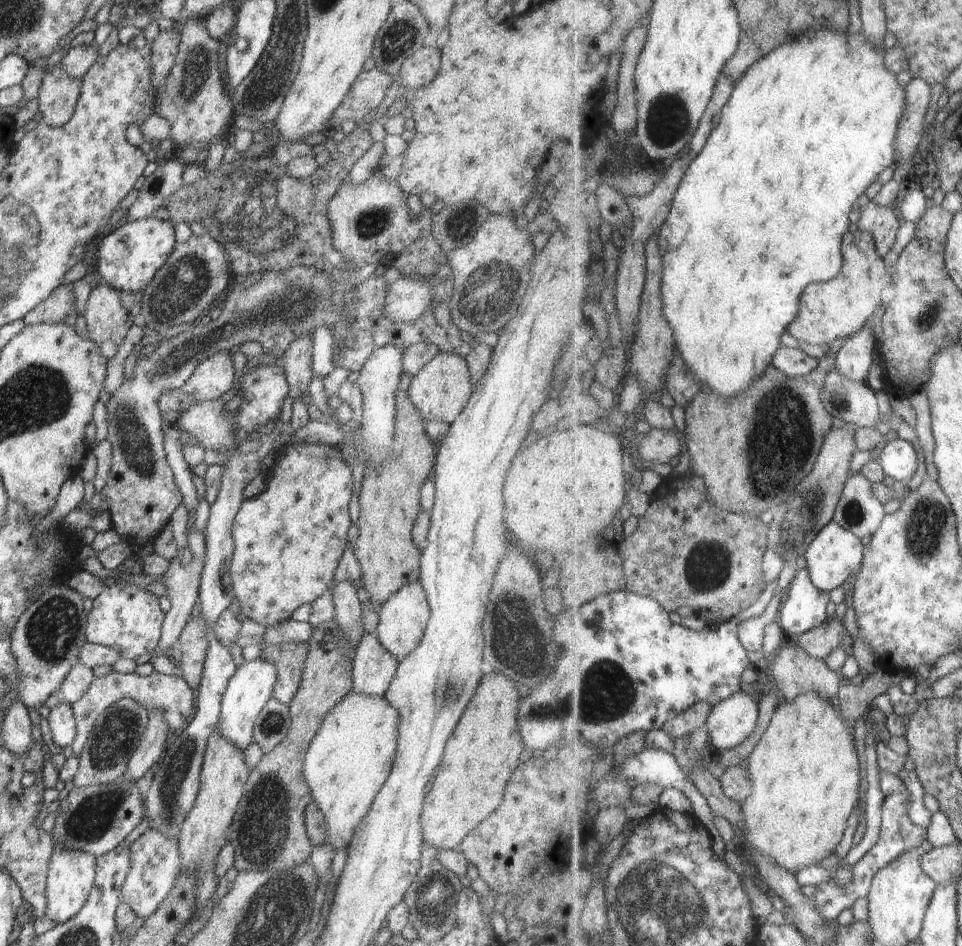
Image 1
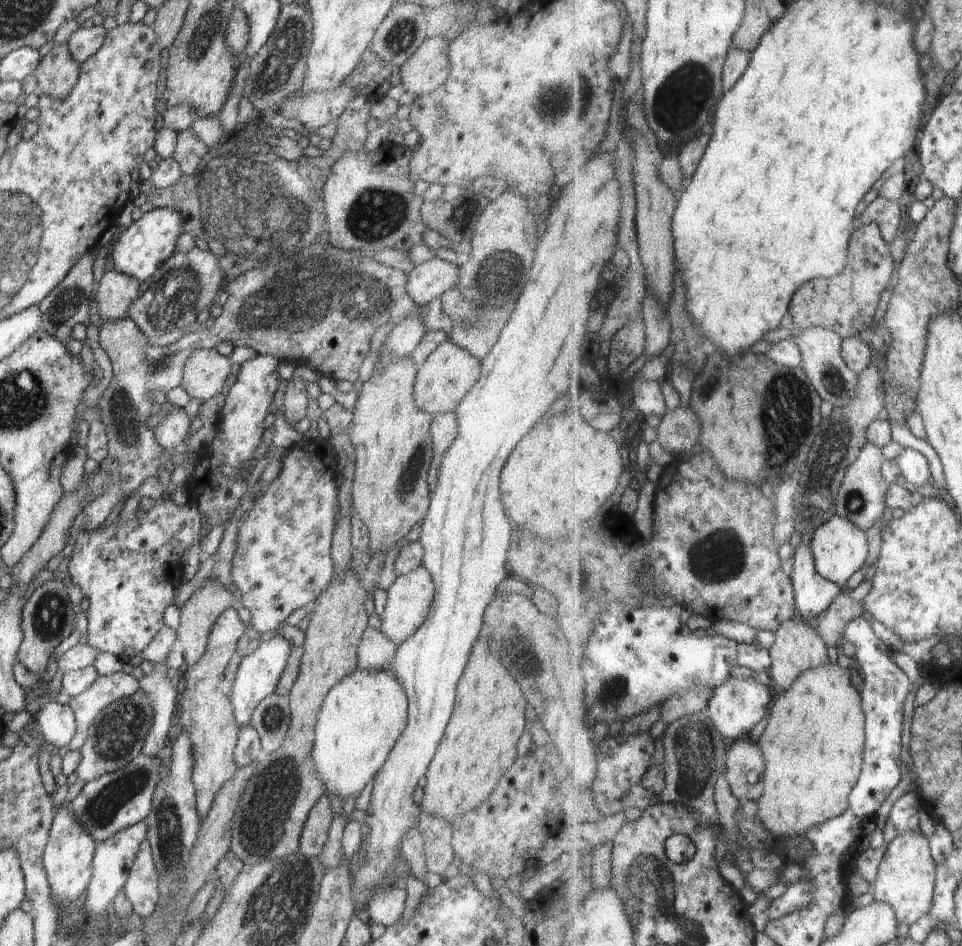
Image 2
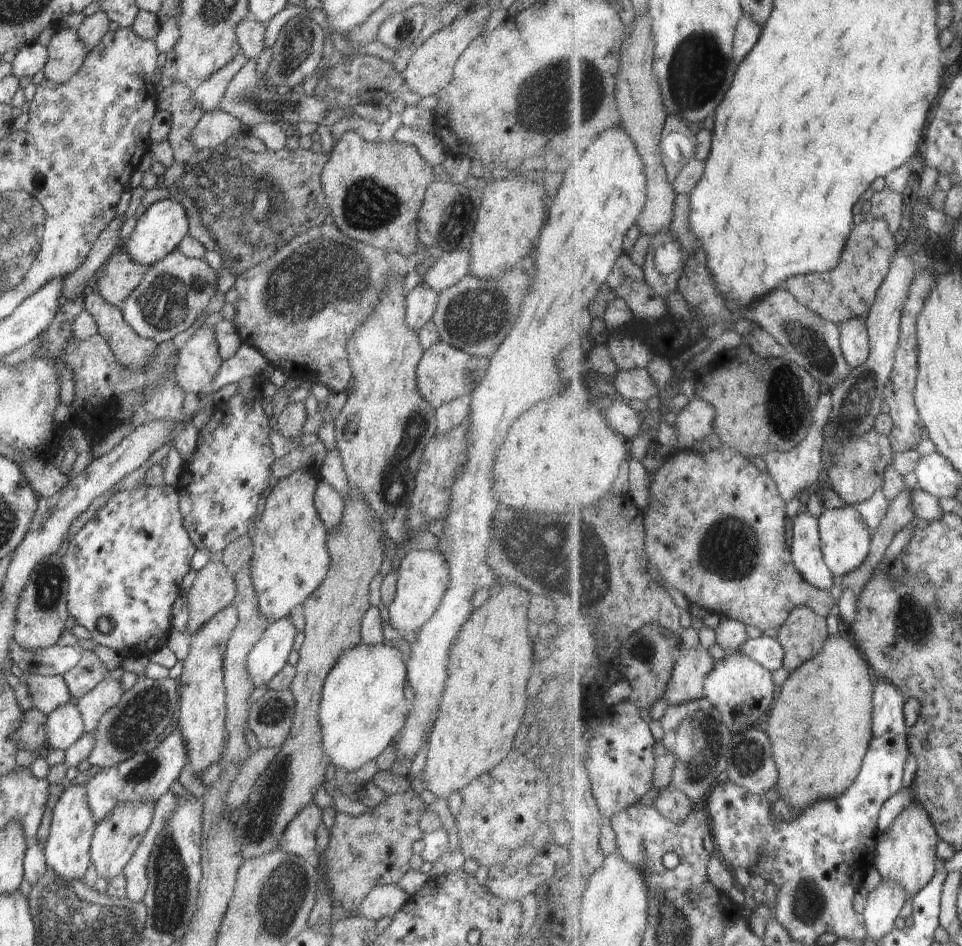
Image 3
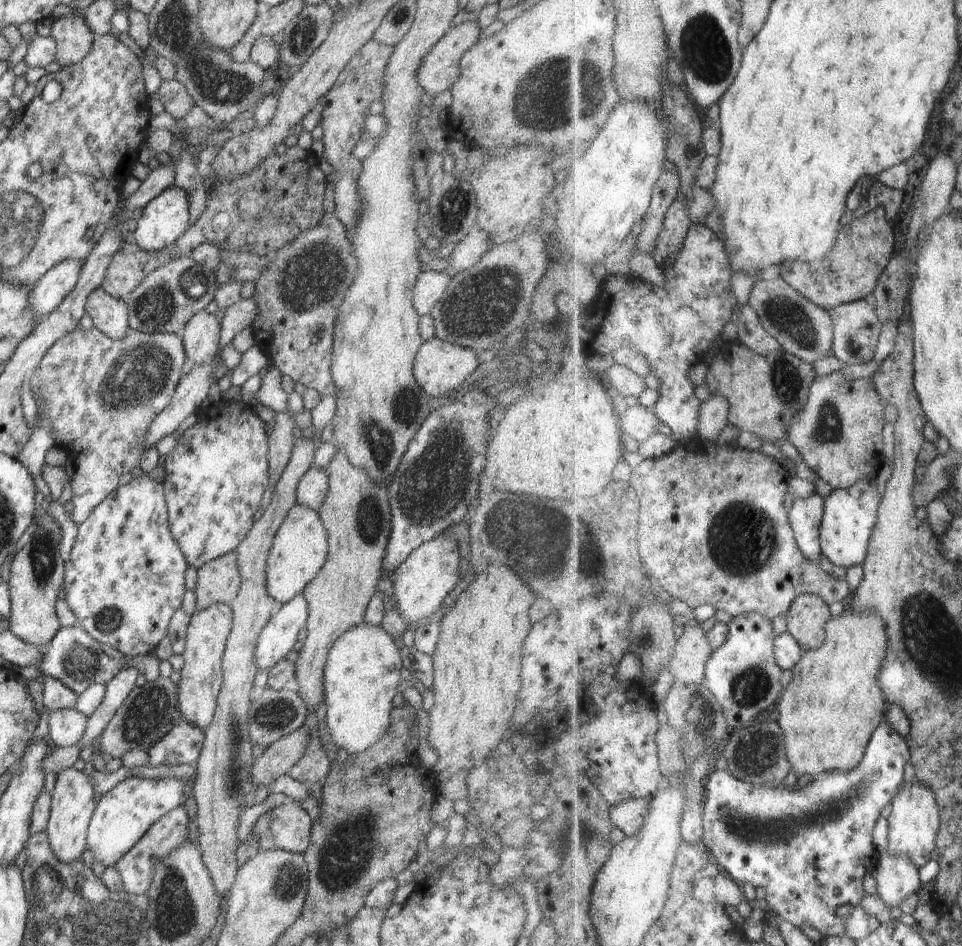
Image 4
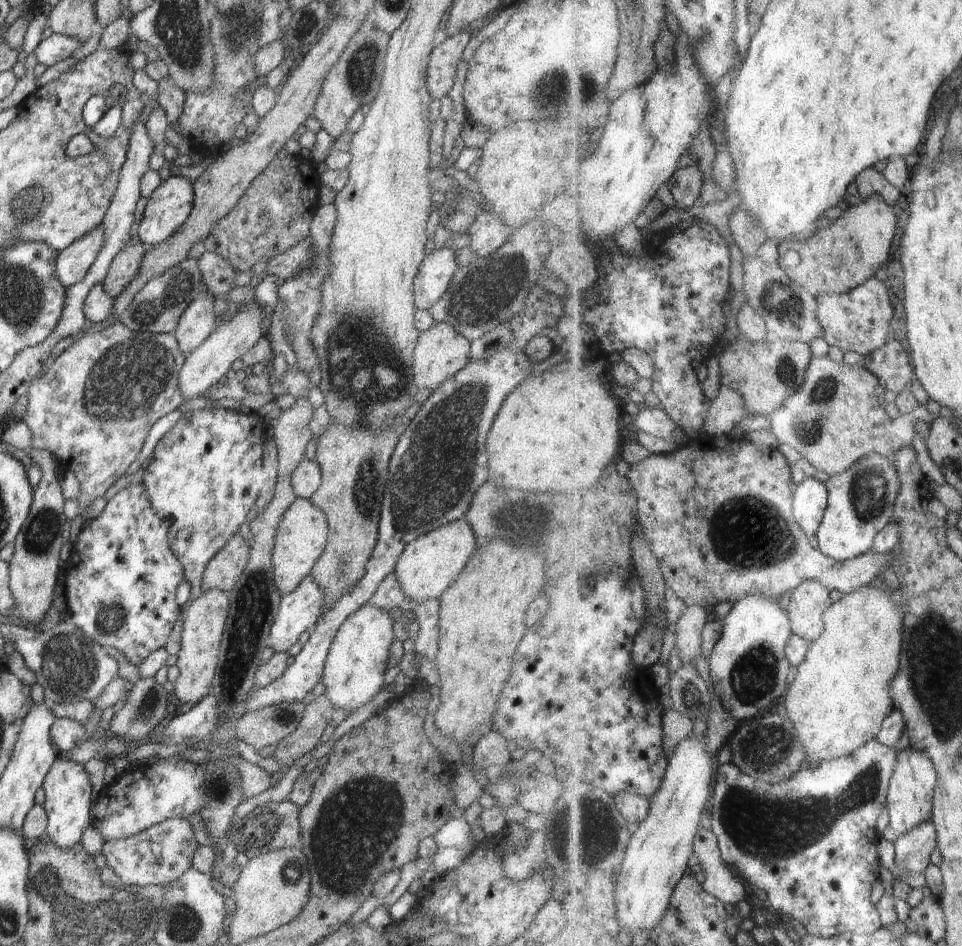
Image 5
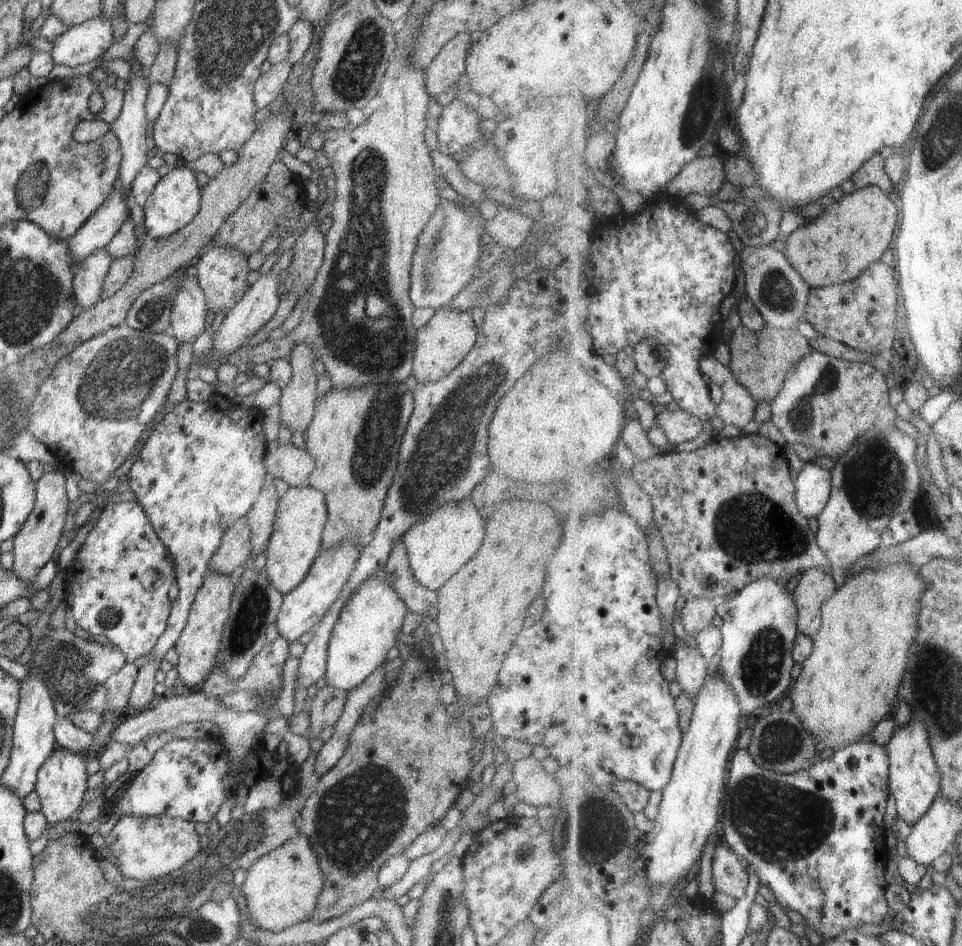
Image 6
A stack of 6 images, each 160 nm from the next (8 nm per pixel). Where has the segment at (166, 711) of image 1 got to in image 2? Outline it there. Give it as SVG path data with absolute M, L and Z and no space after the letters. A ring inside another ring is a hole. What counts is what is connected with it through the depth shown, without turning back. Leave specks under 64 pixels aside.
M119 673L102 676L78 696L63 698L70 706L77 724L76 732L69 744L70 750L80 750L88 738L88 729L98 713L111 702L140 692L139 681L133 675Z

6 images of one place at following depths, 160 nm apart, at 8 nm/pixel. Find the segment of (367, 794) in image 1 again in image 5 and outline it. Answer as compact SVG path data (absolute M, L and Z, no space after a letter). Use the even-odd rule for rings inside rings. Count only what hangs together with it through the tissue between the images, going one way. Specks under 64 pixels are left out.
M366 603L348 616L336 631L321 678L325 695L335 710L346 709L351 713L370 702L380 692L384 672L388 668L389 648L395 638L393 621L387 610Z

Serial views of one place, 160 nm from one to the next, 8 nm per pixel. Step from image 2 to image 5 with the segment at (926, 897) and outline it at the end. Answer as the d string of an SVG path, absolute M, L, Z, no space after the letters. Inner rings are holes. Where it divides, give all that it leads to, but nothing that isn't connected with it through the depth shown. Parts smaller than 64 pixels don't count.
M909 746L899 752L898 764L891 780L891 790L887 807L891 818L891 825L899 836L927 823L935 815L935 790L939 784L939 772L932 757L914 746Z

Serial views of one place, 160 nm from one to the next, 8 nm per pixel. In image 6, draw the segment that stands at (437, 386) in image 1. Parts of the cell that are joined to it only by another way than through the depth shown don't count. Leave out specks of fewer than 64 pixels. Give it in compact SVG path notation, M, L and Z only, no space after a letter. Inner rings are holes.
M446 306L435 311L428 324L417 329L415 334L412 375L417 382L432 382L452 372L473 349L478 335L475 328L469 310L459 311Z

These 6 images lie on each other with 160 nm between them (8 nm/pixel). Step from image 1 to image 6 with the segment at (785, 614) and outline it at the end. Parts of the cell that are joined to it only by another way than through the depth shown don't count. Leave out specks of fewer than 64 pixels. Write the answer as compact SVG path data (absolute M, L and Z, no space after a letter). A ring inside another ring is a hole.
M818 462L800 473L797 483L797 501L800 510L808 518L819 519L827 510L833 493L833 471Z

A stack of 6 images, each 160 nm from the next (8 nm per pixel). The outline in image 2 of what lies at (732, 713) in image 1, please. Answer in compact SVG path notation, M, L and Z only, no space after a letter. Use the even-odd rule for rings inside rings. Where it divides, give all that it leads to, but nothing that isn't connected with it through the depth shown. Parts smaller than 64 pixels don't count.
M756 676L745 678L732 677L727 683L713 689L711 702L708 710L711 712L712 720L716 723L718 730L724 734L732 744L740 739L748 738L750 732L764 720L768 714L768 706L772 702L772 692L768 687L761 684Z

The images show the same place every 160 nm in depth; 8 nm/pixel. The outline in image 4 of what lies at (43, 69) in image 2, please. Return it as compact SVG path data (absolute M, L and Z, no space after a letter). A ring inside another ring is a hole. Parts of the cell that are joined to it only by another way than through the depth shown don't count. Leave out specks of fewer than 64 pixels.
M80 13L54 19L51 35L57 44L55 60L62 67L80 62L90 52L95 37Z

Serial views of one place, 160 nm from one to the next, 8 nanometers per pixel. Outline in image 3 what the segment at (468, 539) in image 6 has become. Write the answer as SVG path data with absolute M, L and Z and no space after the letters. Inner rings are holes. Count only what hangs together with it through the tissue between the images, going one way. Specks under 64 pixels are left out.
M438 549L410 550L397 567L395 597L387 608L389 623L401 634L420 630L440 606L448 583L448 563Z

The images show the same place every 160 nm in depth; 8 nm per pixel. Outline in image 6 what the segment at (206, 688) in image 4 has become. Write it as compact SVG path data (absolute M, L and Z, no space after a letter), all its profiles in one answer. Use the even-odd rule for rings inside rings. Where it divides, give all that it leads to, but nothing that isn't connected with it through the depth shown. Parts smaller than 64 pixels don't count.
M208 570L196 593L185 627L173 646L178 653L178 677L188 688L204 682L209 672L218 664L221 636L229 619L229 608L235 591L234 580L233 576Z

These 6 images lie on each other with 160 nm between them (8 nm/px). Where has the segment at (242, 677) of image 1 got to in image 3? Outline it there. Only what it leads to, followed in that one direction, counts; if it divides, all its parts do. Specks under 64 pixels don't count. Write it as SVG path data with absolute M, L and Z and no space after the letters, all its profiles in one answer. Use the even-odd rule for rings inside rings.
M282 617L269 624L262 636L248 653L246 666L249 681L255 687L269 682L284 668L292 652L297 631L288 617Z

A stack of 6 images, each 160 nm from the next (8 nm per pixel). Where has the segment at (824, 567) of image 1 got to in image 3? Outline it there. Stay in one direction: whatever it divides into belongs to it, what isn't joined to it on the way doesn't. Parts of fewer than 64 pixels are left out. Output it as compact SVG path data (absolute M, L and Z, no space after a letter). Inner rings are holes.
M848 505L837 509L825 509L820 517L820 538L822 552L832 572L844 576L858 570L871 555L874 536L858 505Z

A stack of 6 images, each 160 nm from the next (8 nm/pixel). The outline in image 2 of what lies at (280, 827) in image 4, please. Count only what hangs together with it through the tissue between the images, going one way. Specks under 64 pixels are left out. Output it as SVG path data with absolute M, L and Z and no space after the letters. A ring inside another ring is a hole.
M325 792L305 820L299 842L299 851L303 855L307 857L319 856L326 840L328 840L328 830L334 816L330 799Z

